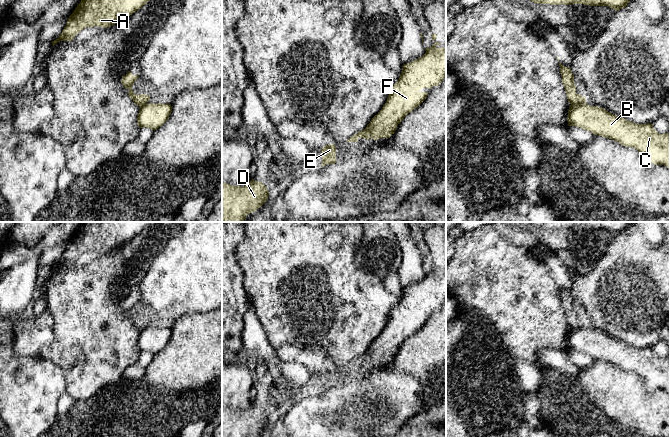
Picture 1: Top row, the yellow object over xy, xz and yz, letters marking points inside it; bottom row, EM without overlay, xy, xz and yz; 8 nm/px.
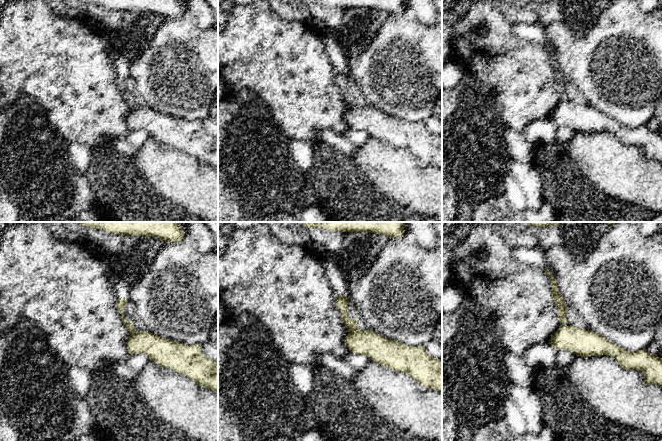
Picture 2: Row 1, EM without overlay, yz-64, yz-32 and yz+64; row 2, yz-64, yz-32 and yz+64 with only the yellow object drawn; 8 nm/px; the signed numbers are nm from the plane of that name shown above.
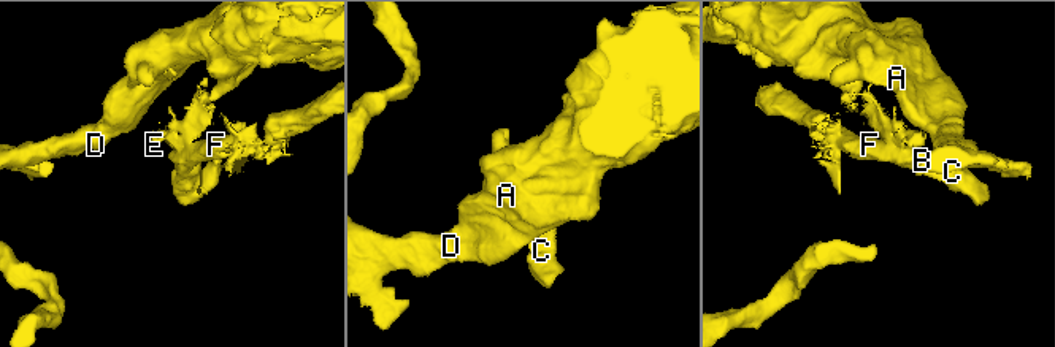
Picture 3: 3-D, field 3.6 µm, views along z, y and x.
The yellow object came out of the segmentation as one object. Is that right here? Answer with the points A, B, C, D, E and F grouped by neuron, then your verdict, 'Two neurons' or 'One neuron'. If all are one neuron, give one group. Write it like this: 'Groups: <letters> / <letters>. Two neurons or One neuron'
Groups: A D E / B C F. Two neurons

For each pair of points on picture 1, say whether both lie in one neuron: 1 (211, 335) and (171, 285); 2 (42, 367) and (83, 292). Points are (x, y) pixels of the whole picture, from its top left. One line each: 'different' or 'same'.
1: different
2: different

